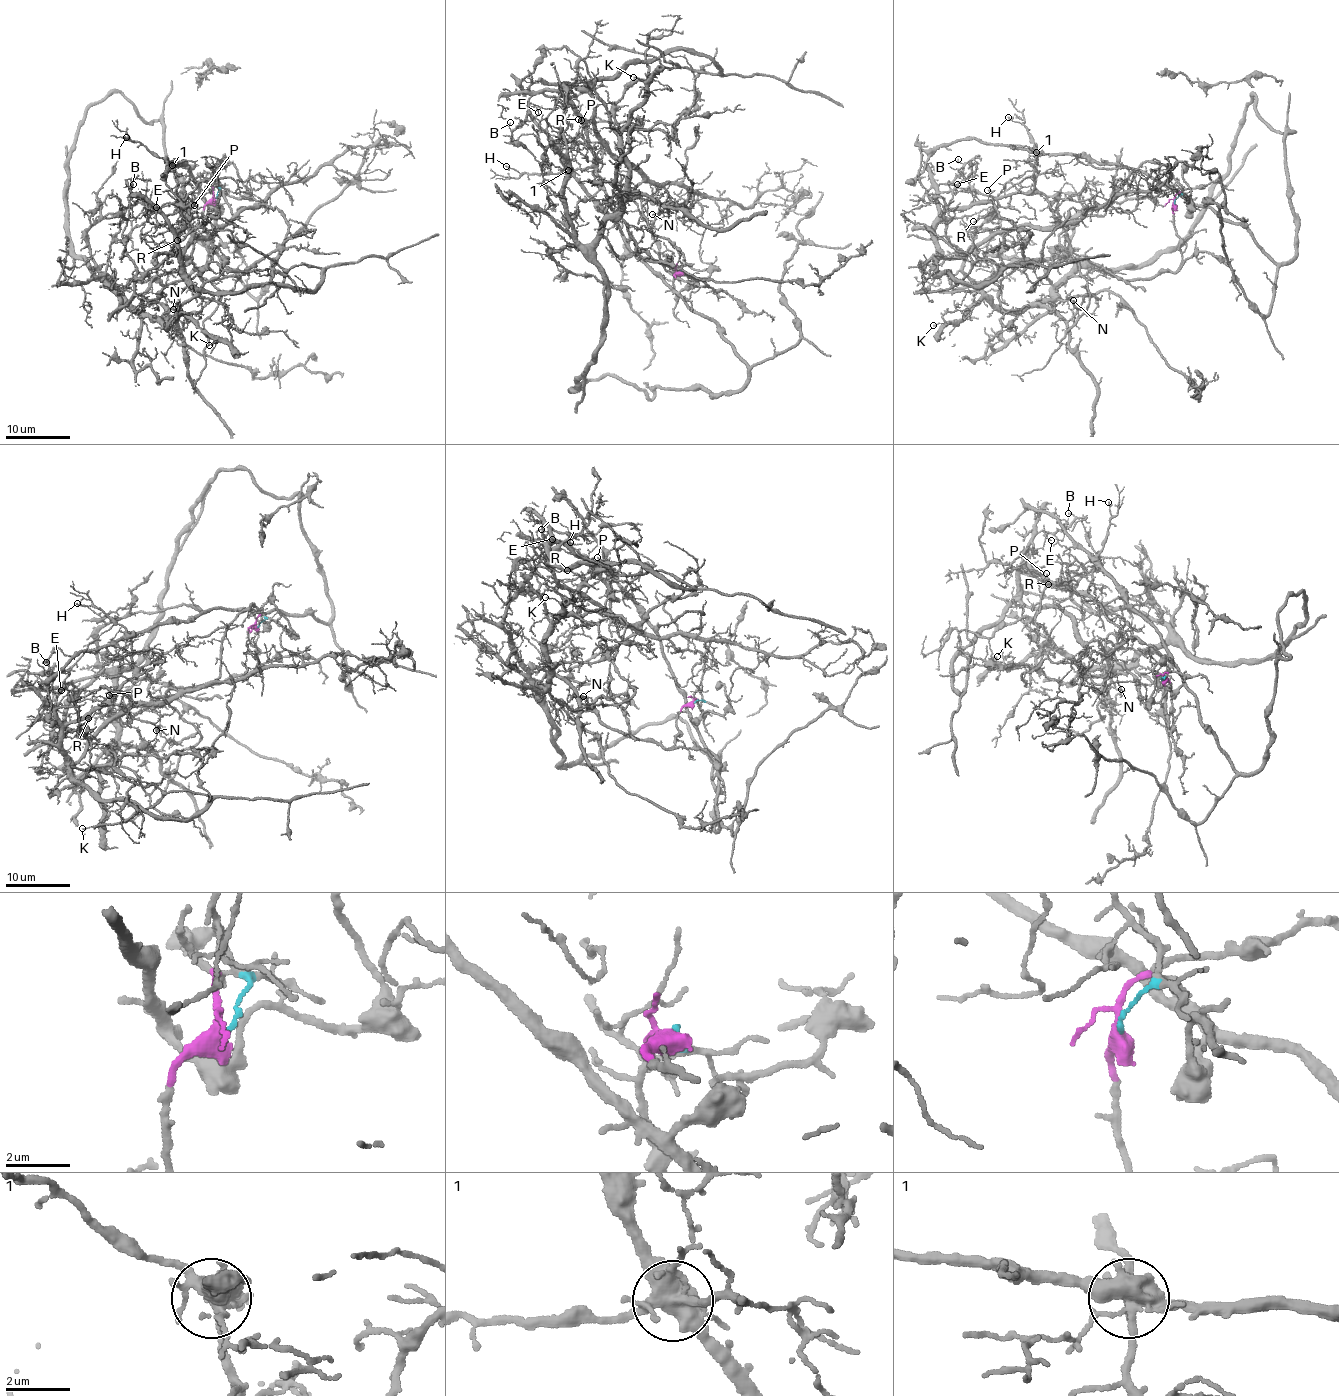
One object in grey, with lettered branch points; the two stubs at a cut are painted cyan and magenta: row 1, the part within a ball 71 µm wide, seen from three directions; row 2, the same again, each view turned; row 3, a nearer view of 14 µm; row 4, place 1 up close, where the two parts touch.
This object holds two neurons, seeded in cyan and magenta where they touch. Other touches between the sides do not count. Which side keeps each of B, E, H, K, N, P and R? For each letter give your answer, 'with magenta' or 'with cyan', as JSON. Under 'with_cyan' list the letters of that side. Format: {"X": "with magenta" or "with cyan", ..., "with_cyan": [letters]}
{"B": "with cyan", "E": "with cyan", "H": "with cyan", "K": "with magenta", "N": "with magenta", "P": "with cyan", "R": "with cyan", "with_cyan": ["B", "E", "H", "P", "R"]}

